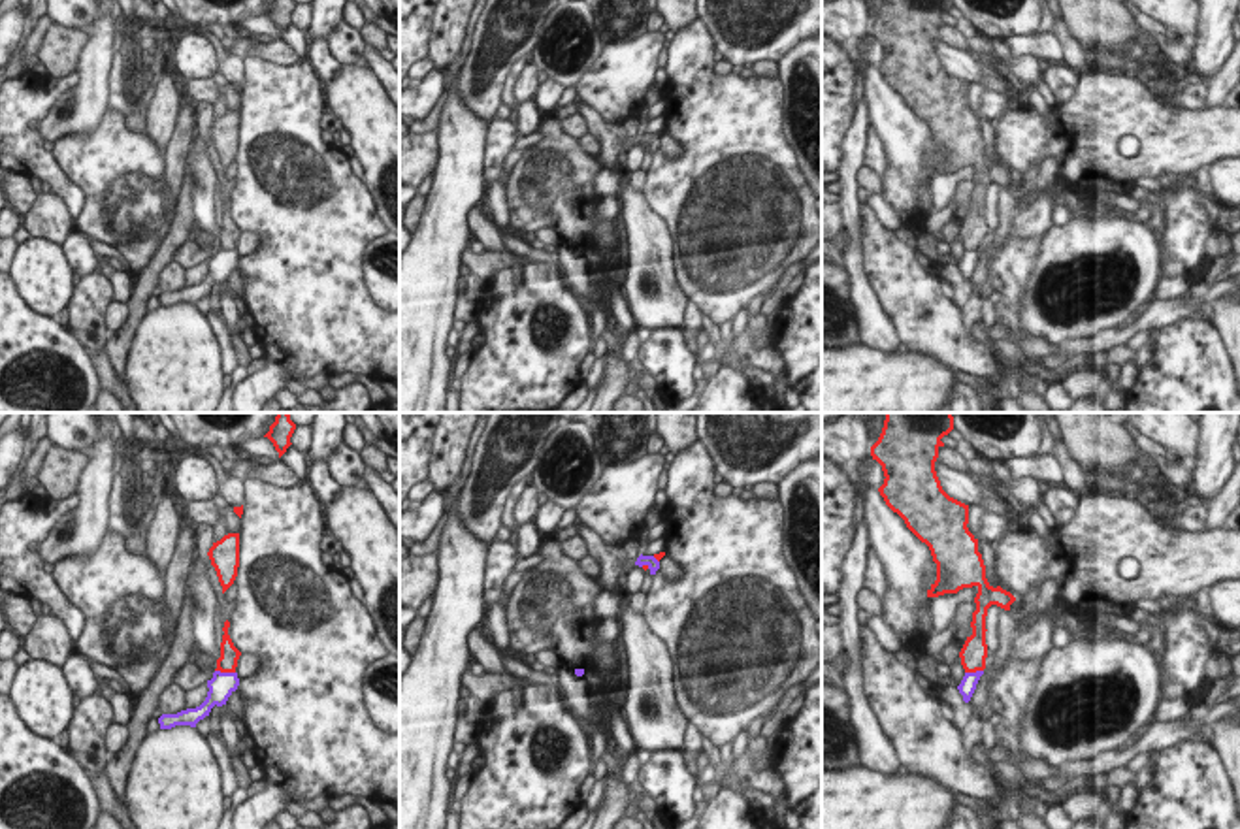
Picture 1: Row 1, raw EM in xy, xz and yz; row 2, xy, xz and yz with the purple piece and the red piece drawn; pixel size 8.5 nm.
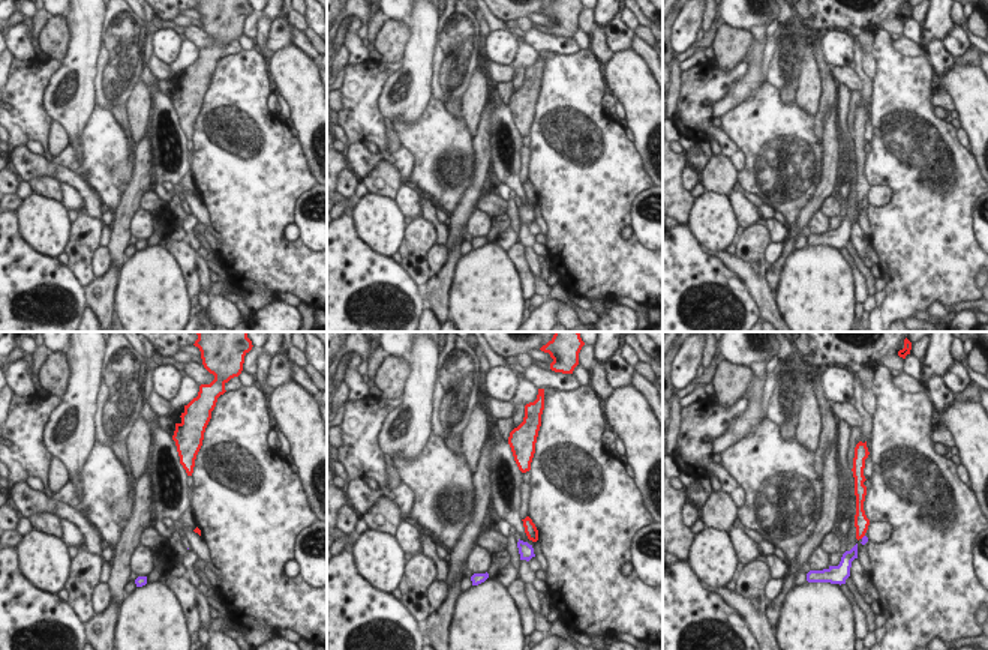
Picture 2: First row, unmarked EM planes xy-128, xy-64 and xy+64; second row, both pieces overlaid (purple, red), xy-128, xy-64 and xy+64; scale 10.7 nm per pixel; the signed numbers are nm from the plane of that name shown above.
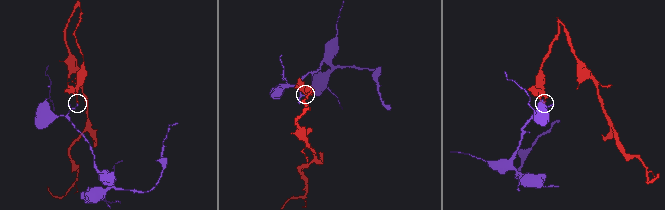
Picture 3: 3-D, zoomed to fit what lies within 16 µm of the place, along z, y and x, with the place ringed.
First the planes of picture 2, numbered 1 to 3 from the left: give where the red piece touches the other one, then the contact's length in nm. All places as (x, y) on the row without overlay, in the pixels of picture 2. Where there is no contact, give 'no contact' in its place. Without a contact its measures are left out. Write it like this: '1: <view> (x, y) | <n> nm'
1: no contact
2: no contact
3: no contact

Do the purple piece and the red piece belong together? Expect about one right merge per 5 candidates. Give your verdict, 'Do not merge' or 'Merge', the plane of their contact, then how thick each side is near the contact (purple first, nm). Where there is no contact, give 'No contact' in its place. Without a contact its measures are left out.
Do not merge. Touches purple in xy. Thickness 220 nm (purple) against 160 nm

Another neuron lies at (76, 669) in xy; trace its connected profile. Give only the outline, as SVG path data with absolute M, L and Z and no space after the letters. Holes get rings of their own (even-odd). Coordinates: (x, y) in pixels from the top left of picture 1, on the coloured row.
M75 650L70 654L60 669L73 695L77 695L79 699L87 699L98 693L98 678L92 675L89 661Z

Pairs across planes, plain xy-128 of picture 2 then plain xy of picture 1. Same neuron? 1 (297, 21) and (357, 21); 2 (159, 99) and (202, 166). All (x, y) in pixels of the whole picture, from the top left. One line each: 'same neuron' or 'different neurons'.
1: same neuron
2: same neuron

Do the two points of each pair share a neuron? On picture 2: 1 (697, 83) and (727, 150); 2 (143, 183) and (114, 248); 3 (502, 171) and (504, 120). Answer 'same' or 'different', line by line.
1: same
2: same
3: same

